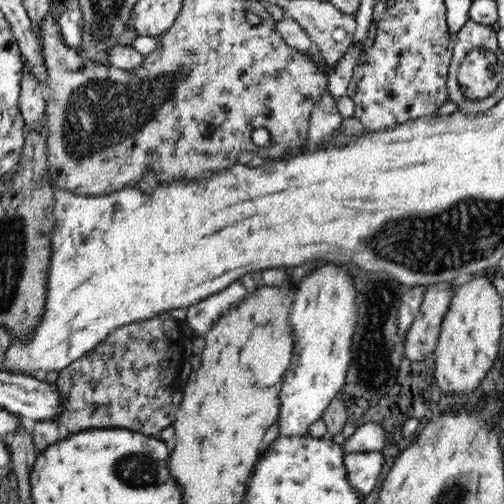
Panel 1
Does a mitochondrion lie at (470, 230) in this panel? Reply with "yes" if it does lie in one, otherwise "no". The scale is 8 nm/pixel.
yes

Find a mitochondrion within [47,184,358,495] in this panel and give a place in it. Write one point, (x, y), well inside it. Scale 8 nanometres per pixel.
(134, 470)

